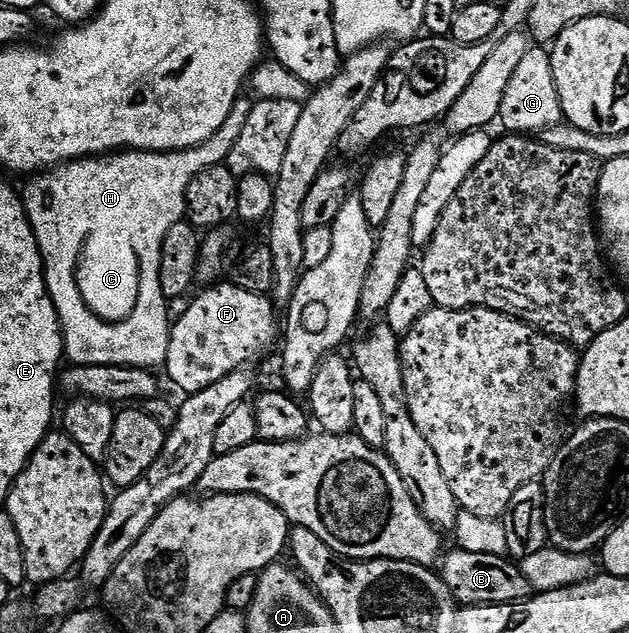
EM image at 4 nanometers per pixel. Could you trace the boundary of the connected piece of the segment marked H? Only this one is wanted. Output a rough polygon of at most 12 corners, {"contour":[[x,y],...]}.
{"contour":[[253,101],[181,152],[121,150],[45,170],[22,192],[36,236],[140,253],[141,321],[86,364],[168,359],[166,230],[227,161]]}

